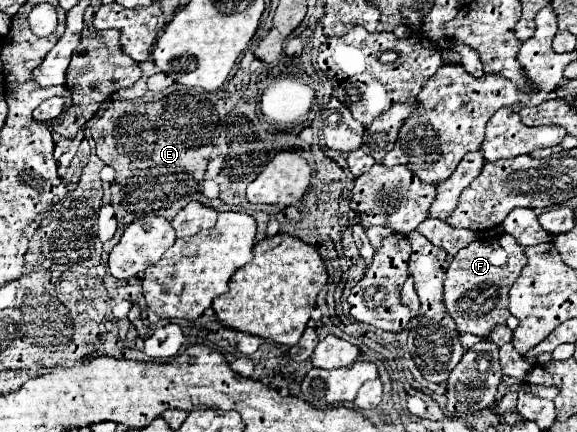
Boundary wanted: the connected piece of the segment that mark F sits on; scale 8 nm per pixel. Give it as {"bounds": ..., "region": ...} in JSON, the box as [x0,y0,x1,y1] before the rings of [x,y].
{"bounds":[445,234,527,338],"region":[[[507,234],[491,240],[475,240],[459,250],[445,276],[445,308],[457,324],[459,332],[469,332],[479,338],[487,336],[495,324],[505,324],[509,312],[509,288],[519,278],[527,264],[525,250]]]}

